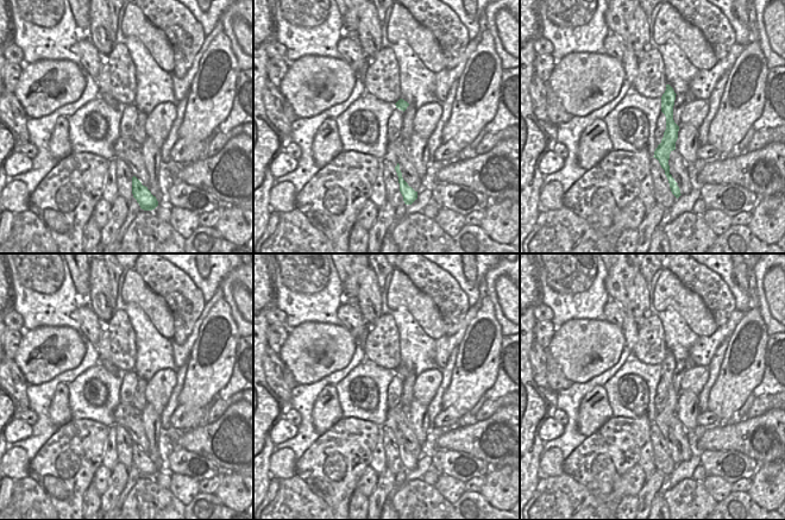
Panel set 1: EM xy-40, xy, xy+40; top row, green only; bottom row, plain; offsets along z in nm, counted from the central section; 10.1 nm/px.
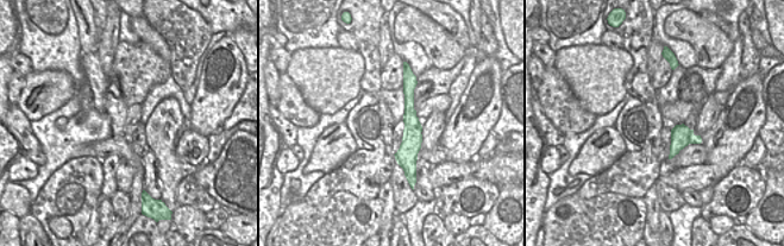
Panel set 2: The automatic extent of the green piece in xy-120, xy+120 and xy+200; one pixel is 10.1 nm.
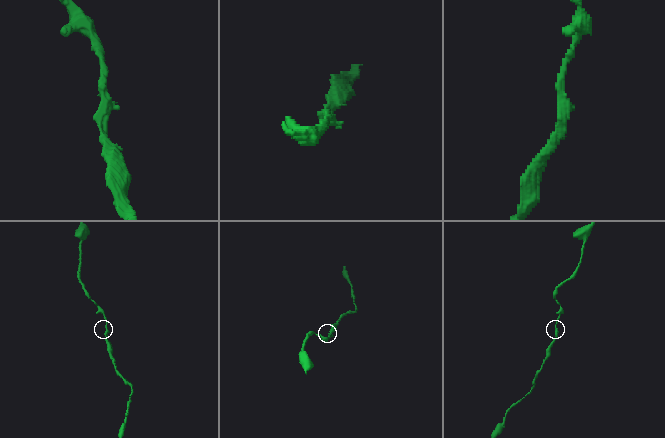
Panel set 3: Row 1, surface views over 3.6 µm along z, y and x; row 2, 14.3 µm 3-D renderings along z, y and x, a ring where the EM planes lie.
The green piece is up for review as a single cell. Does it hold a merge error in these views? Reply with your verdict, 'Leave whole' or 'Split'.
Leave whole

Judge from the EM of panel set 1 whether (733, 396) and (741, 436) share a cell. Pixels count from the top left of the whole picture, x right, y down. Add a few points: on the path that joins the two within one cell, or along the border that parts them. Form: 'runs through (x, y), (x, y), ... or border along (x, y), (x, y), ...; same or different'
border along (739, 419), (730, 423); different

